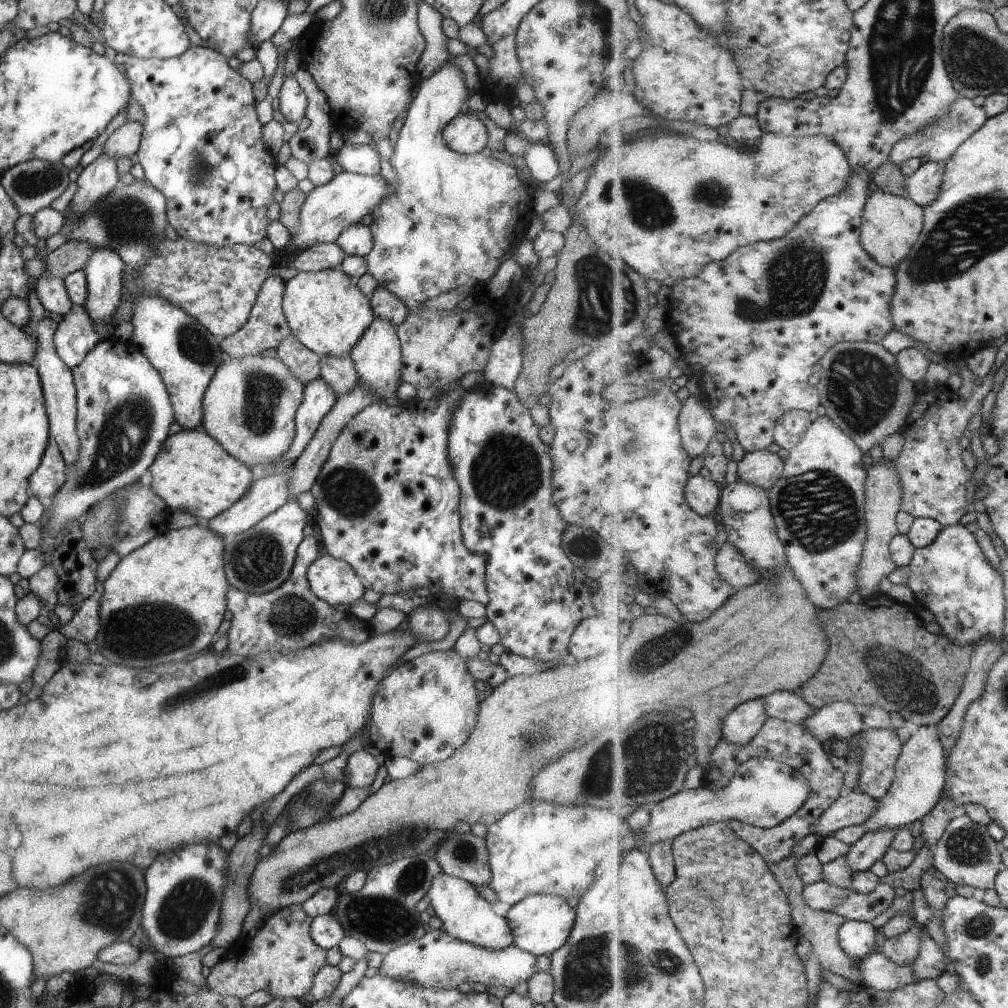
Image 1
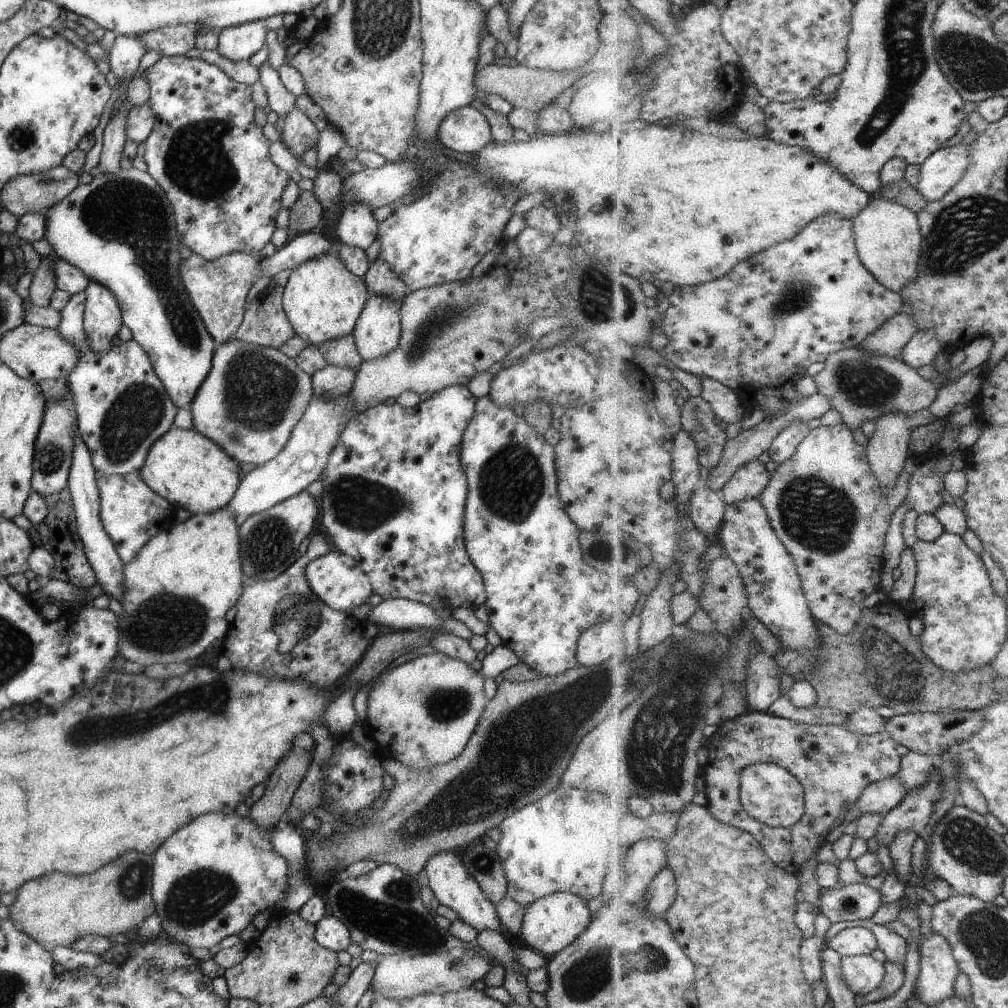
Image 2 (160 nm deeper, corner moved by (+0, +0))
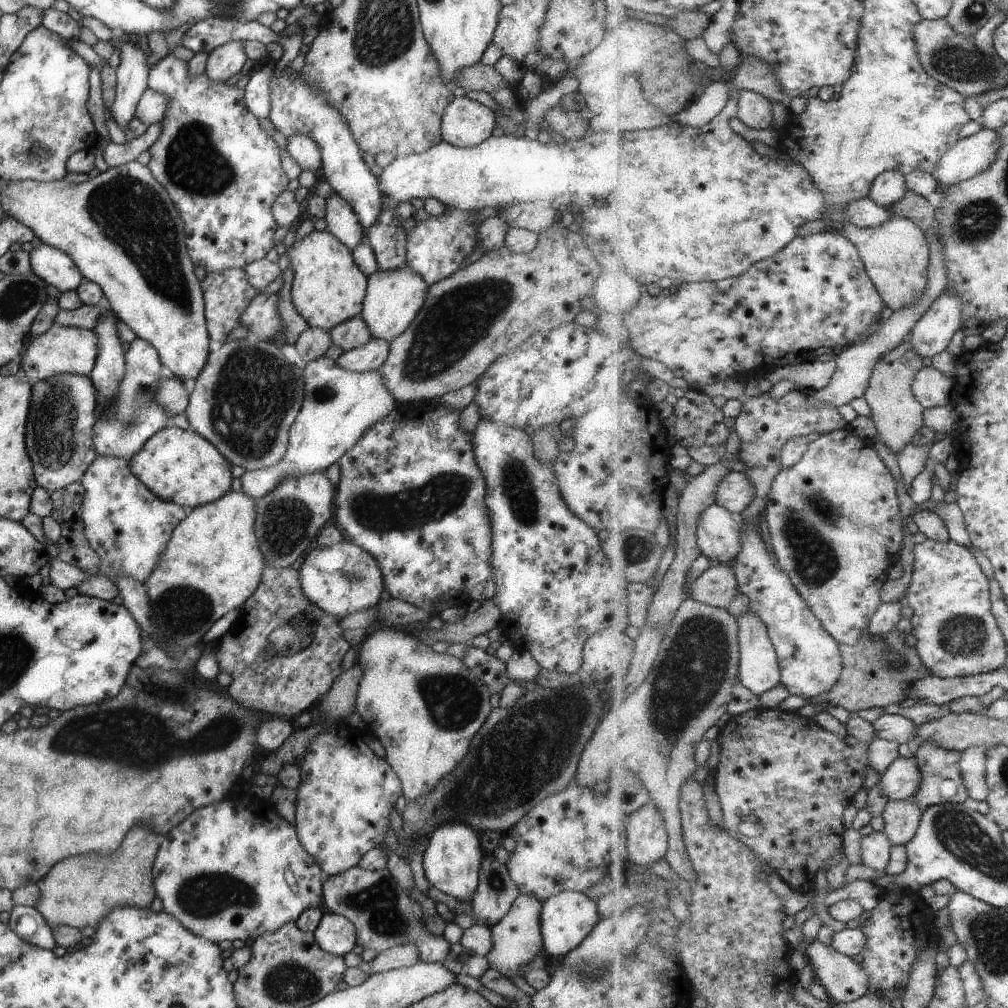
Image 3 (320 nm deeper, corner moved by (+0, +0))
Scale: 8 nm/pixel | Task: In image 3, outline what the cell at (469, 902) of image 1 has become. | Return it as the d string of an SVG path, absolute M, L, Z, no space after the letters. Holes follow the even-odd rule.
M459 821L441 823L433 828L428 834L426 847L422 854L422 867L430 886L434 886L459 902L469 902L478 883L478 870L484 855L484 851L479 844L479 835L480 833L471 828L467 823Z

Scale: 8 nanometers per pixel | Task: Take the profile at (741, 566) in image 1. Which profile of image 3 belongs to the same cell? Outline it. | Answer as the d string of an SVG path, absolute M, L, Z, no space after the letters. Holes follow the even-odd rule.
M719 563L711 564L692 582L689 596L712 607L723 607L728 610L738 590L738 578L733 567Z

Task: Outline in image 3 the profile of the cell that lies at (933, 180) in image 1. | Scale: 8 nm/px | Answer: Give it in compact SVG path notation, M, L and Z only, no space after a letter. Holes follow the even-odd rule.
M982 128L978 133L961 139L946 156L933 176L940 184L940 191L951 185L978 177L989 170L1002 148L1002 129Z

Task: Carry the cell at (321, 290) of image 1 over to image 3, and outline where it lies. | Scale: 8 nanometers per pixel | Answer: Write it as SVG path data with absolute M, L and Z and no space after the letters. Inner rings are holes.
M314 229L286 250L293 278L290 297L295 310L307 321L309 327L328 331L336 324L355 316L362 309L368 277L353 262L351 249L347 248L329 231Z

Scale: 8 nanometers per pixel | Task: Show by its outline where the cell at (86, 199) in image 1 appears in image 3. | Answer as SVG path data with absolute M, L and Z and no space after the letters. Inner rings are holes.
M135 41L114 42L120 63L116 69L115 97L111 112L117 126L124 130L134 114L139 97L147 87L148 62Z

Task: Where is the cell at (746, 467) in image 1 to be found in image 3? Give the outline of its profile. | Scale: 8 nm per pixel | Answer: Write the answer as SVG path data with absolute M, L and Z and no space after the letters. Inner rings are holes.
M744 472L727 473L716 488L716 504L723 505L733 514L741 514L751 504L755 496L755 487Z

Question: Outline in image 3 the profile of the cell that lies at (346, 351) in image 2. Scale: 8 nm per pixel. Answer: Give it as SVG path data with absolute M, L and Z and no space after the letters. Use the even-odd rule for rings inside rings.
M360 315L340 322L328 330L332 345L339 346L341 351L361 346L370 339L370 330Z

